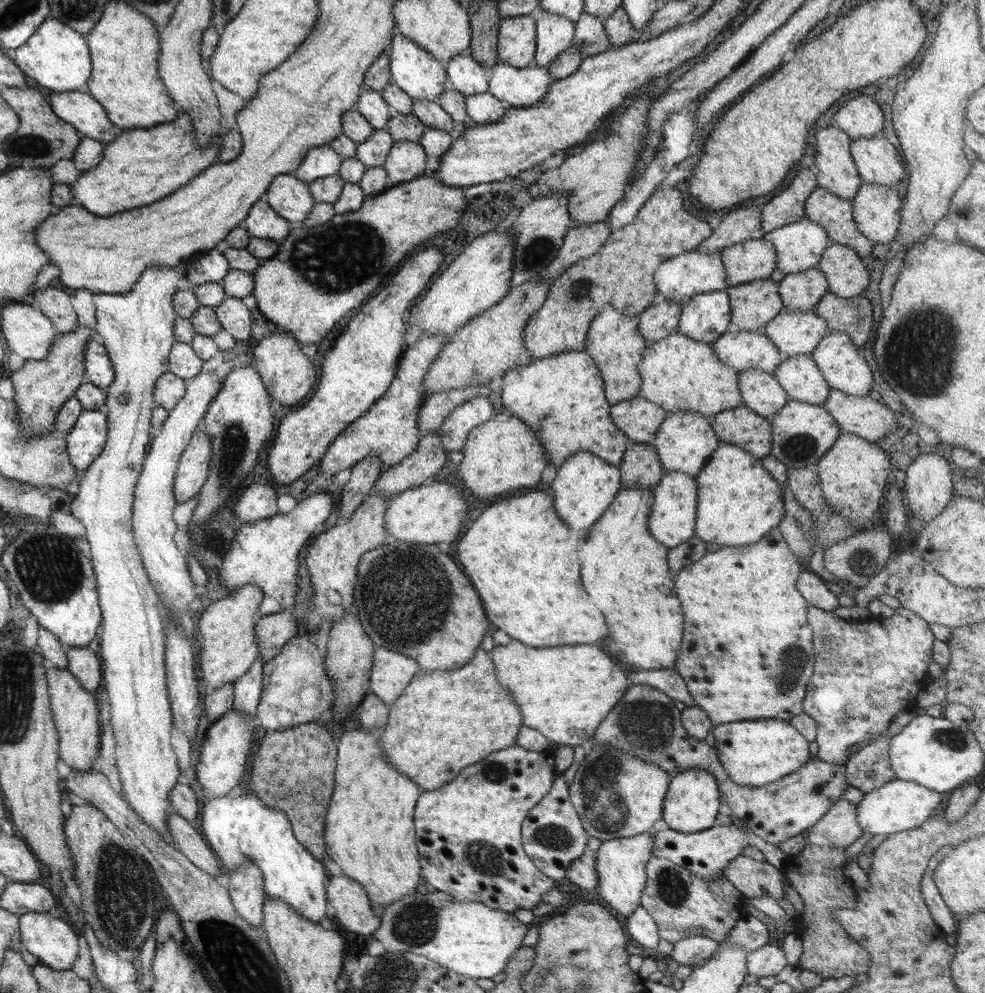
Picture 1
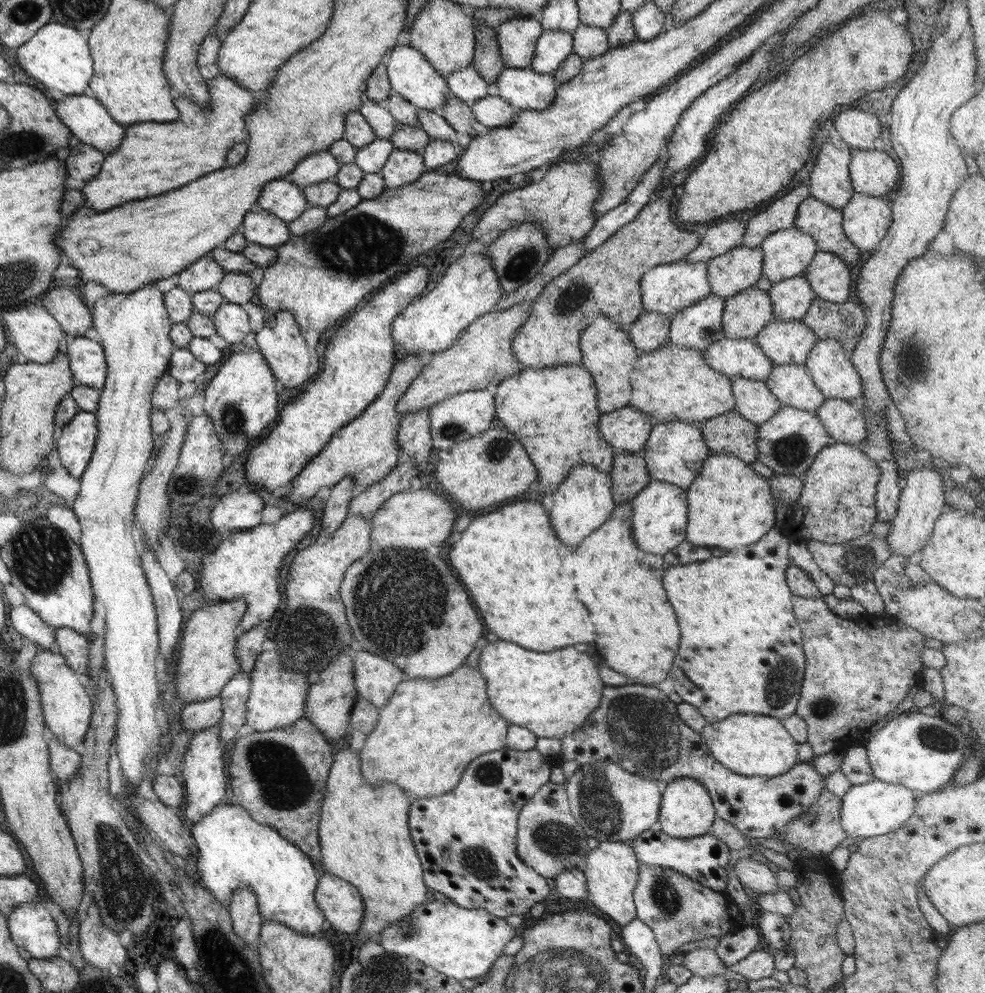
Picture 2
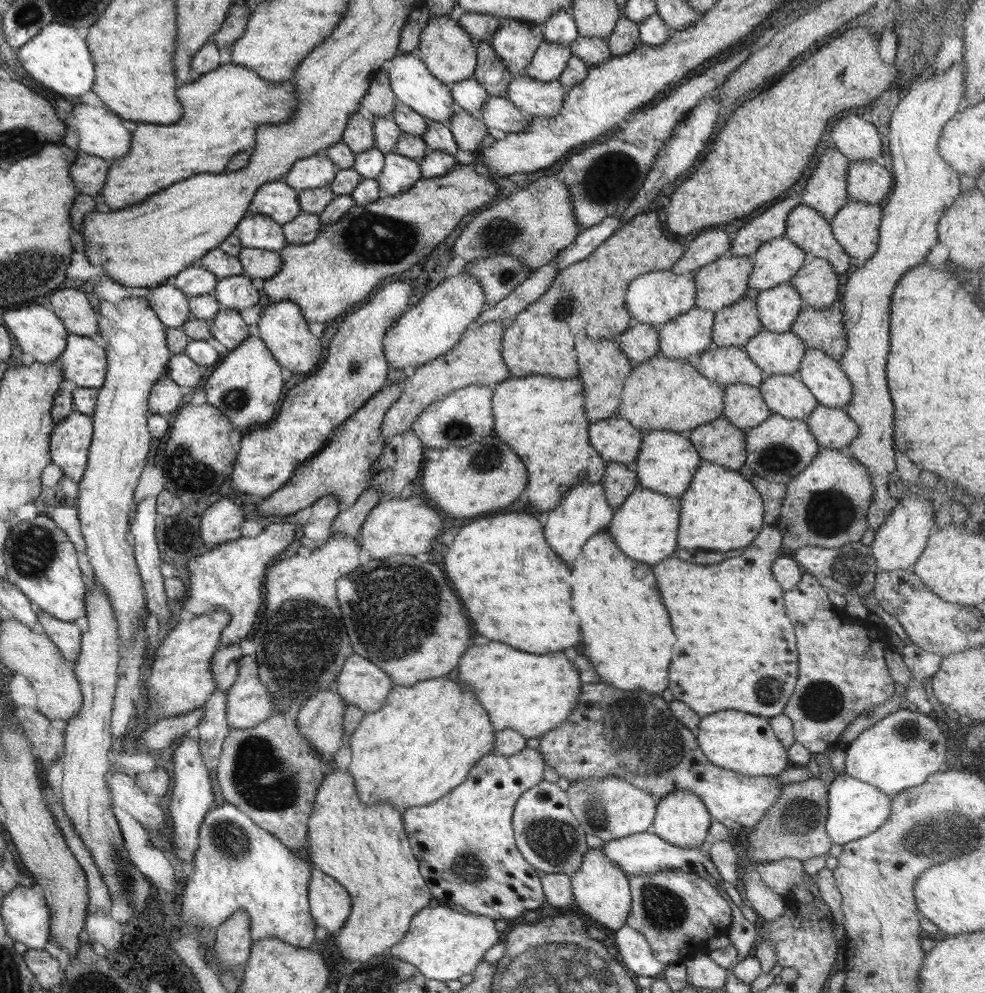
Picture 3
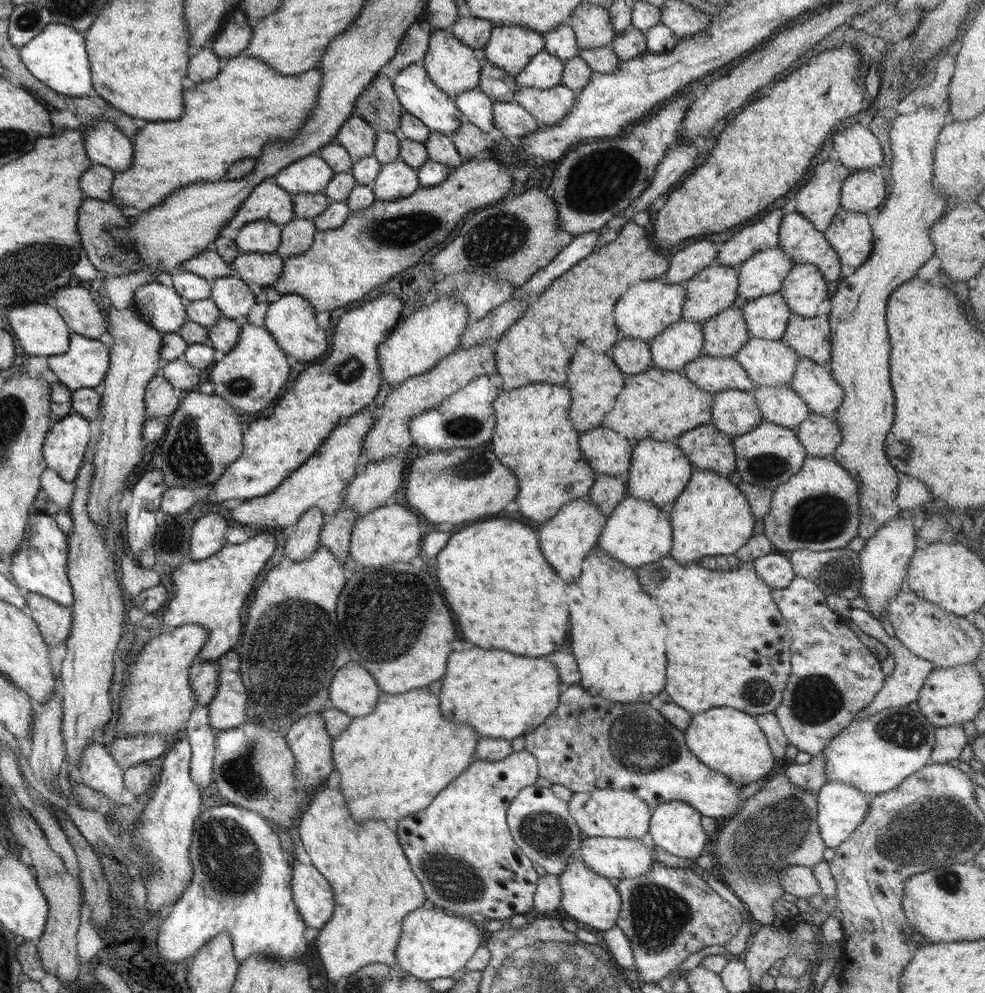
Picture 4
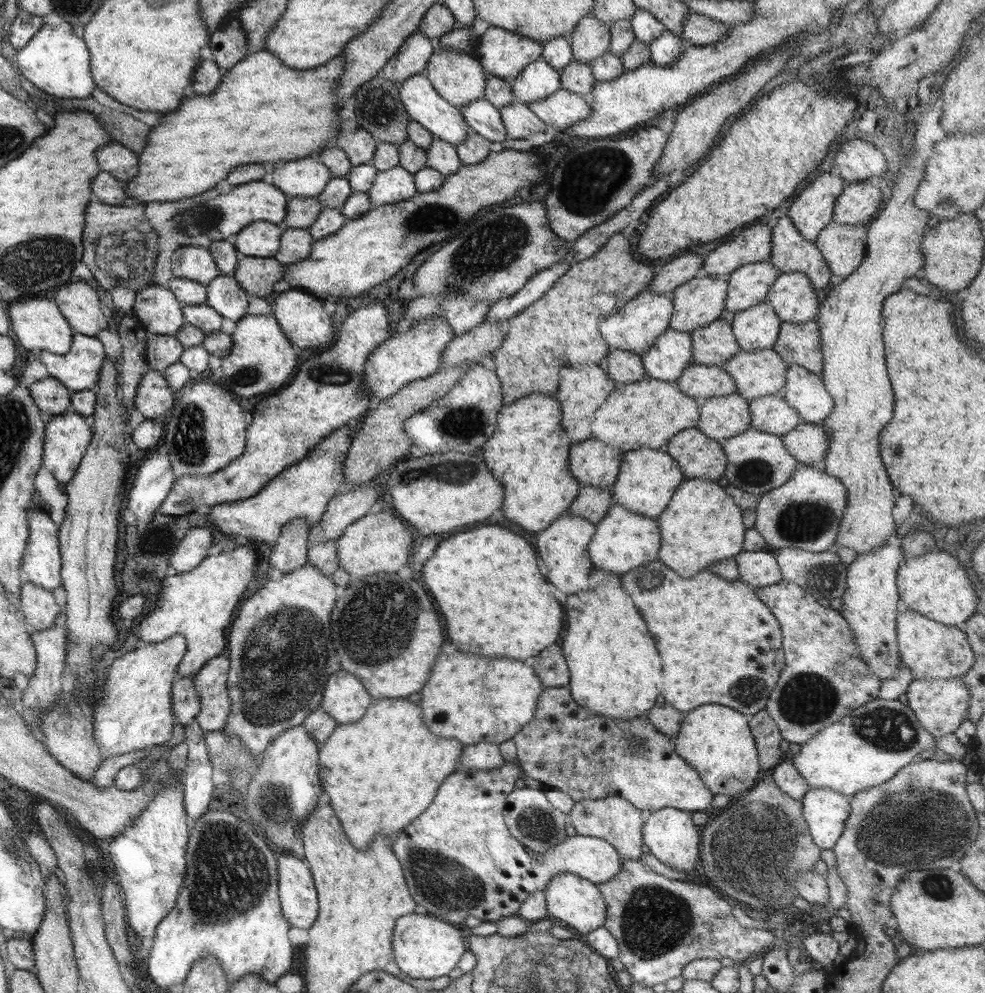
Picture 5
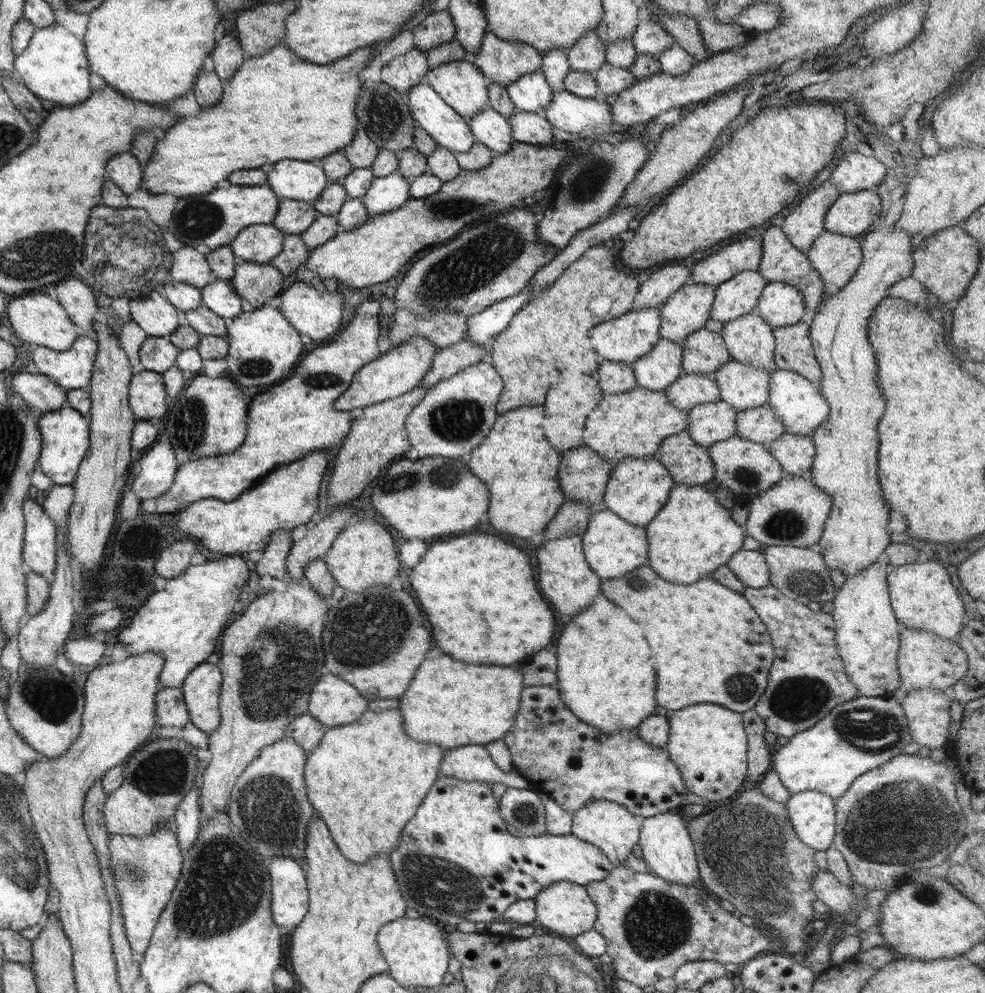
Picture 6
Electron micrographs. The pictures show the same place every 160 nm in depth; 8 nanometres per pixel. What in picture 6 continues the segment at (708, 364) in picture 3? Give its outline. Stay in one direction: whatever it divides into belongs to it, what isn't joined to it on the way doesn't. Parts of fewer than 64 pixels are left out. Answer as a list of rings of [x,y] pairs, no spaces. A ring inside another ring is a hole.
[[[682,373],[676,382],[663,390],[672,406],[680,411],[688,412],[699,404],[718,402],[720,391],[712,374]]]

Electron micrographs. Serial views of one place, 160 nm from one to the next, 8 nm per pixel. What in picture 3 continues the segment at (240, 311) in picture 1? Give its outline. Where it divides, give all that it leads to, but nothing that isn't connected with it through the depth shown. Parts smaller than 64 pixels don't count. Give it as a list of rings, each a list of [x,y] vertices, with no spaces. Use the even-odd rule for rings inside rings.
[[[222,308],[209,321],[212,336],[230,351],[240,346],[250,336],[248,328],[240,311],[230,308]]]

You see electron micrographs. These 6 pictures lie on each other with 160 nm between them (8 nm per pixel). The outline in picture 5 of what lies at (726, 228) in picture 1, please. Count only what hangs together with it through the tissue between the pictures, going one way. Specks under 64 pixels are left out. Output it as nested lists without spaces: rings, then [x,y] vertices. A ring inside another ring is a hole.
[[[685,253],[672,259],[654,275],[648,289],[655,294],[673,292],[682,283],[692,280],[703,267],[703,259],[698,253]]]

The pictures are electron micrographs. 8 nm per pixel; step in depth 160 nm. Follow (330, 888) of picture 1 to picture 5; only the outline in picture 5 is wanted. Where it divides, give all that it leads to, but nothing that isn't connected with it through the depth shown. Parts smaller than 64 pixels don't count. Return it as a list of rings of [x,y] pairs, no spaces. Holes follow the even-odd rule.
[[[285,853],[278,854],[276,860],[279,898],[284,919],[290,923],[290,927],[310,929],[318,917],[318,891],[308,867],[309,862]]]

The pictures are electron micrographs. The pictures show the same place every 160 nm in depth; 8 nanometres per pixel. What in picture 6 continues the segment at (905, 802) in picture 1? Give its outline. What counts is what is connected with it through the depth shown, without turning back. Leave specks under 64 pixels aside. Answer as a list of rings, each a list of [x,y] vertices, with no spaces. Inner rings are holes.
[[[816,791],[791,794],[785,802],[787,818],[806,846],[825,851],[833,846],[836,830],[835,799]]]

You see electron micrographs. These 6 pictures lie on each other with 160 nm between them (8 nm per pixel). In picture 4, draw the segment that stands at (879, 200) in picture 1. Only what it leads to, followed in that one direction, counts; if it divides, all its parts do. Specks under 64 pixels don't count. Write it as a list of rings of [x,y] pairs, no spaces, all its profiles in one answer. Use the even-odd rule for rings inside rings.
[[[840,208],[837,214],[834,215],[830,226],[823,233],[838,255],[840,264],[846,272],[862,266],[872,254],[874,233],[865,213],[850,213]]]

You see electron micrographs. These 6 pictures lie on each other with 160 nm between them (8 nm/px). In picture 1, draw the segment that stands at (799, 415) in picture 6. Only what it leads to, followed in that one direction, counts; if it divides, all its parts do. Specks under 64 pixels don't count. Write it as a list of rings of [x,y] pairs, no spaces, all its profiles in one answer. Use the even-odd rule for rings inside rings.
[[[830,331],[810,355],[831,389],[841,390],[850,396],[867,396],[870,394],[874,384],[872,368],[864,357],[858,354],[858,346],[851,341],[847,334]]]

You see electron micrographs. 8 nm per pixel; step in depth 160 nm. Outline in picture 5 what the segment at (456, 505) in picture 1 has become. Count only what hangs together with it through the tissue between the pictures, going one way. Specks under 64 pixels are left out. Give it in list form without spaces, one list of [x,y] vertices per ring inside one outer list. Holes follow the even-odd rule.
[[[388,507],[376,514],[366,514],[349,524],[335,540],[339,567],[348,572],[351,578],[366,578],[376,572],[398,572],[408,564],[412,542],[414,536],[409,525],[401,517],[392,515]]]

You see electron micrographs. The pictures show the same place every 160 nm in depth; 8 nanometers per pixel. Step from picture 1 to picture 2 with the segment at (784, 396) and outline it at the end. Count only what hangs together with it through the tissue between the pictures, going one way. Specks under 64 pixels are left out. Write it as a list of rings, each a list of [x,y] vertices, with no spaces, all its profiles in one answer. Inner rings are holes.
[[[733,378],[731,389],[735,396],[735,411],[756,426],[770,420],[782,408],[782,403],[771,393],[765,381]]]

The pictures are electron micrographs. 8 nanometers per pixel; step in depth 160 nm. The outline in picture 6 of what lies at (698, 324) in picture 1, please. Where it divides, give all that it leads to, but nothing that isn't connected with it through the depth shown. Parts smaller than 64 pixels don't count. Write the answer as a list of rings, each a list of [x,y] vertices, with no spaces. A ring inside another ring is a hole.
[[[660,337],[648,354],[631,363],[639,388],[656,392],[668,388],[683,373],[680,343]]]

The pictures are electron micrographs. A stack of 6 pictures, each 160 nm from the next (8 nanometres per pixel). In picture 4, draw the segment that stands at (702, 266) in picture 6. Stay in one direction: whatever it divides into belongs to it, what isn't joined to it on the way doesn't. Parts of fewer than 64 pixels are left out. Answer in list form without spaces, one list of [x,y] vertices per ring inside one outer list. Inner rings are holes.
[[[783,208],[770,212],[755,224],[745,227],[734,234],[728,241],[718,245],[718,264],[722,266],[739,266],[751,256],[767,248],[776,248],[779,243],[779,226]]]

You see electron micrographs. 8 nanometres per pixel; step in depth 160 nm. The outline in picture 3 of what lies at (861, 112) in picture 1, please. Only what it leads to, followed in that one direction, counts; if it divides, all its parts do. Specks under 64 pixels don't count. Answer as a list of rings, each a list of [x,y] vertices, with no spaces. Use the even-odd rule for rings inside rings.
[[[851,114],[833,126],[830,138],[849,162],[880,160],[882,140],[874,124],[862,116]]]

